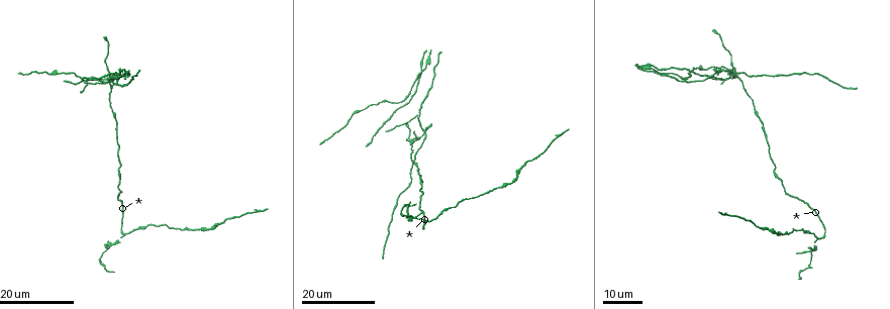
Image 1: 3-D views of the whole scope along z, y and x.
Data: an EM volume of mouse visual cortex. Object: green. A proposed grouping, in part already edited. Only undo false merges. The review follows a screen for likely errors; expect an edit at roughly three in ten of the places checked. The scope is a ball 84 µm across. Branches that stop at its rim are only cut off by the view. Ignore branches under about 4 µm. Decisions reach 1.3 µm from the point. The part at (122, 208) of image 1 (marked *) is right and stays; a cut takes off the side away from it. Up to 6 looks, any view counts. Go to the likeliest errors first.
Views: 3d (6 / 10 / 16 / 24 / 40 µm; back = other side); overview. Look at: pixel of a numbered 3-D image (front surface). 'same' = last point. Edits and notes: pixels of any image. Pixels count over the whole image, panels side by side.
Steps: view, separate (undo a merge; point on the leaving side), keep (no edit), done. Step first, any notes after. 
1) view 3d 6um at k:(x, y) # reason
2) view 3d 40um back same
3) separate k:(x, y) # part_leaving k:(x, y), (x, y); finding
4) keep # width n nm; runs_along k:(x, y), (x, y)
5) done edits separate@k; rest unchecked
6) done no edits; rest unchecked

view 3d 16um at 1:(811, 253) # a fork

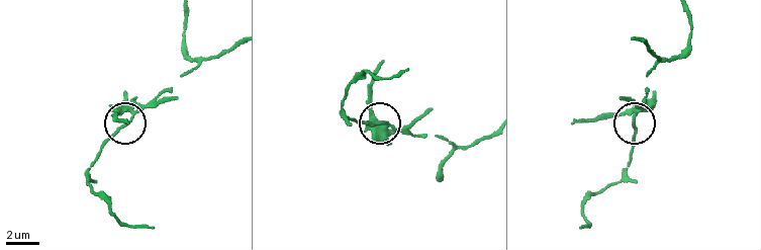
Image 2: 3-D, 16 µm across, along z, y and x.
view 3d 10um at 2:(637, 114)

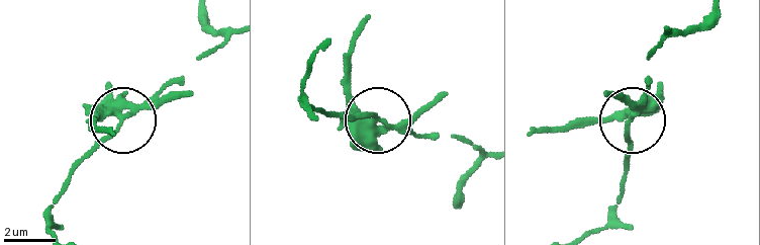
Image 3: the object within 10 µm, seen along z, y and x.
separate 3:(98, 111) # part_leaving 3:(640, 109), (531, 134); two cells meet here

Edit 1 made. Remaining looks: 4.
view overview

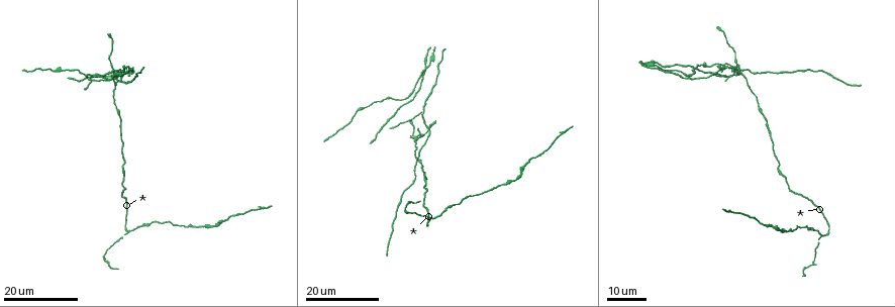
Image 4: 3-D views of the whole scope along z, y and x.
view 3d 24um at 4:(129, 229) # three-way junction

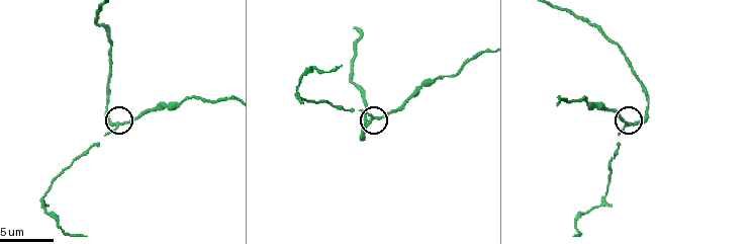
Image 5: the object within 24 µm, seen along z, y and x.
view 3d 10um at 5:(122, 123)

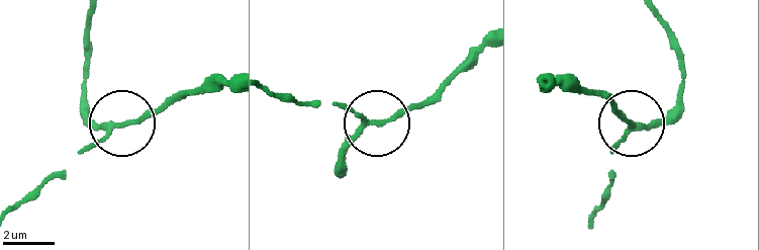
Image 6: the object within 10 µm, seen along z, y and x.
keep # width 180 nm; runs_along 6:(88, 14), (86, 105), (95, 120), (120, 126), (62, 175); all the same cell

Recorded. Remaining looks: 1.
done edits separate@3; rest unchecked

